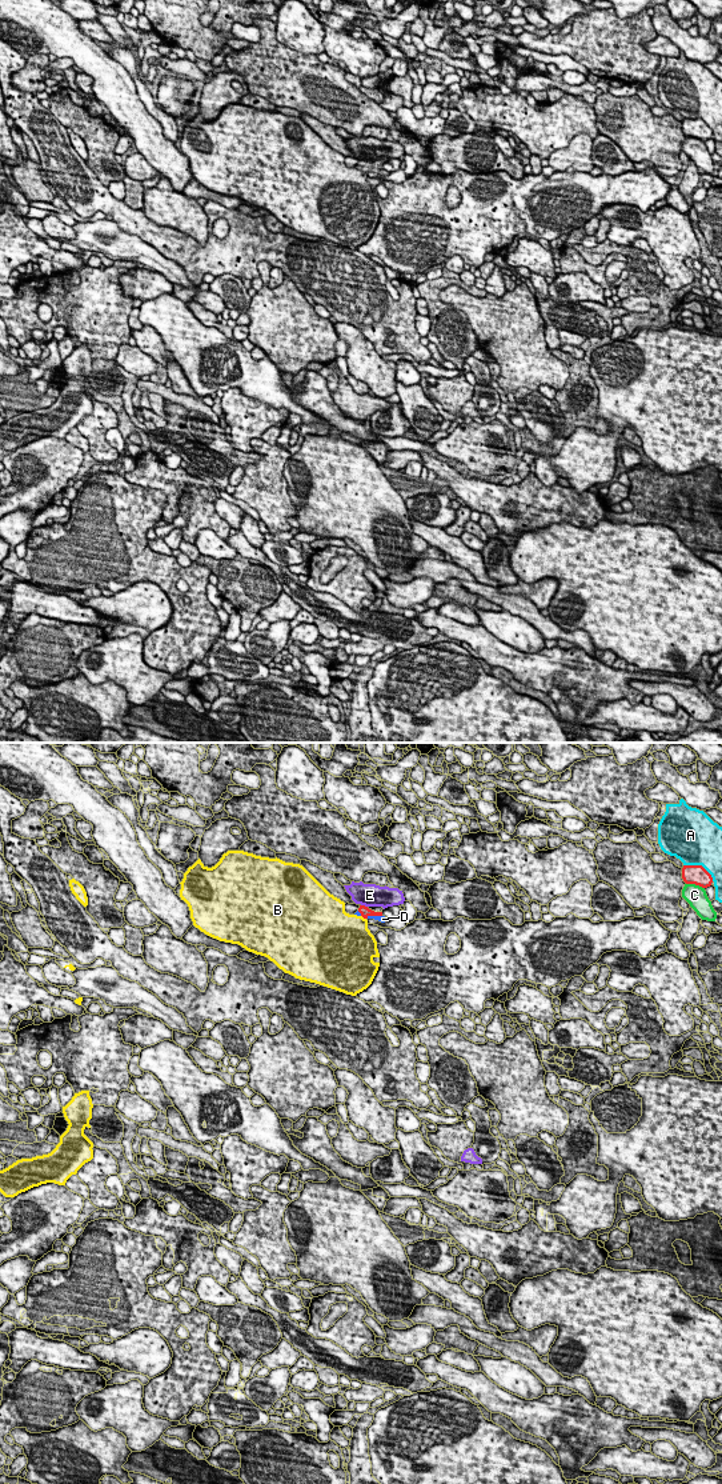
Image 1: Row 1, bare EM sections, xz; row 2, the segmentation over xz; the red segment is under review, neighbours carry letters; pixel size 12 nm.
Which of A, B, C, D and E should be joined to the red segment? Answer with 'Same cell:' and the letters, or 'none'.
Same cell: D

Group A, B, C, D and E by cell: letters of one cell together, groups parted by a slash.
A / B / C / D / E

